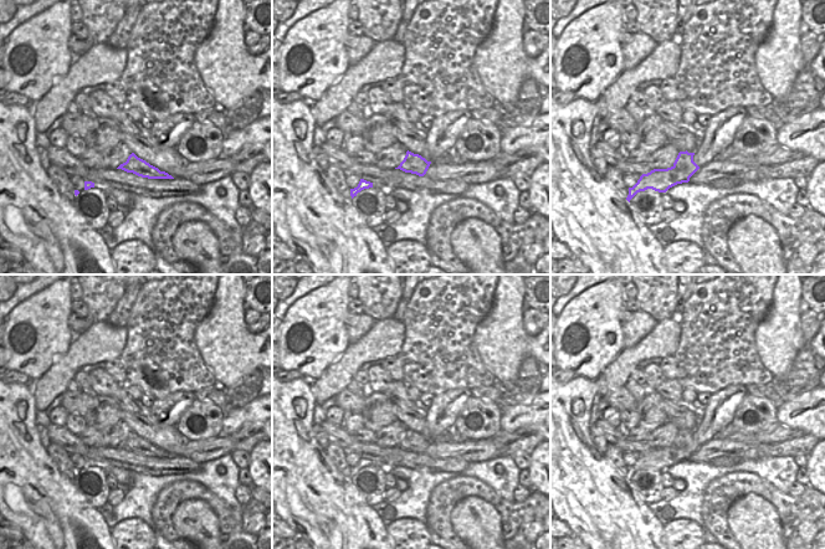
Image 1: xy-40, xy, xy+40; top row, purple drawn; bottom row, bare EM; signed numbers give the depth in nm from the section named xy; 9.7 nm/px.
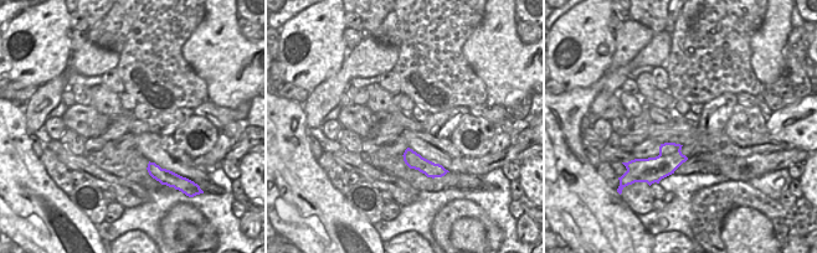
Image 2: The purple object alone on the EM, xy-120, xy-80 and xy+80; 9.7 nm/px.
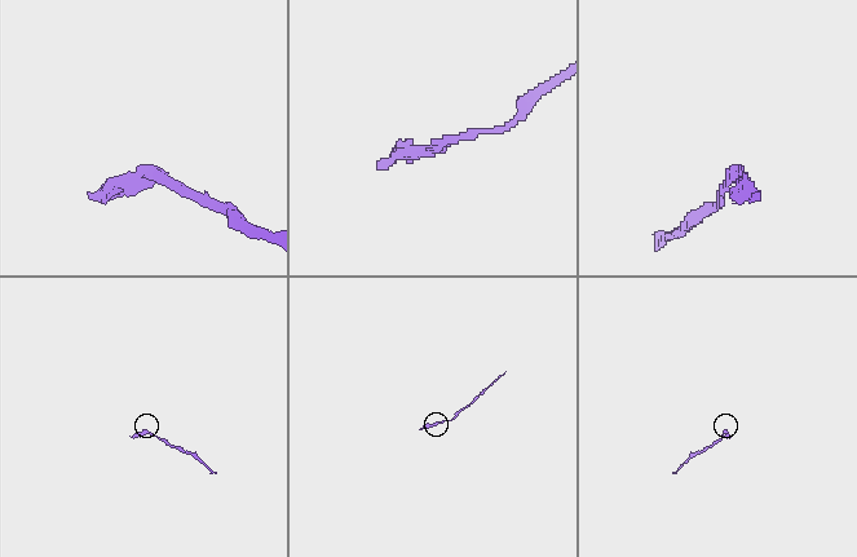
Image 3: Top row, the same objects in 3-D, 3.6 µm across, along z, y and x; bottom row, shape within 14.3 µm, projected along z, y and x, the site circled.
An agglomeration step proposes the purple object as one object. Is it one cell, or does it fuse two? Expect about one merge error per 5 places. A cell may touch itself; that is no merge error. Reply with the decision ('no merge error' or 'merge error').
merge error

